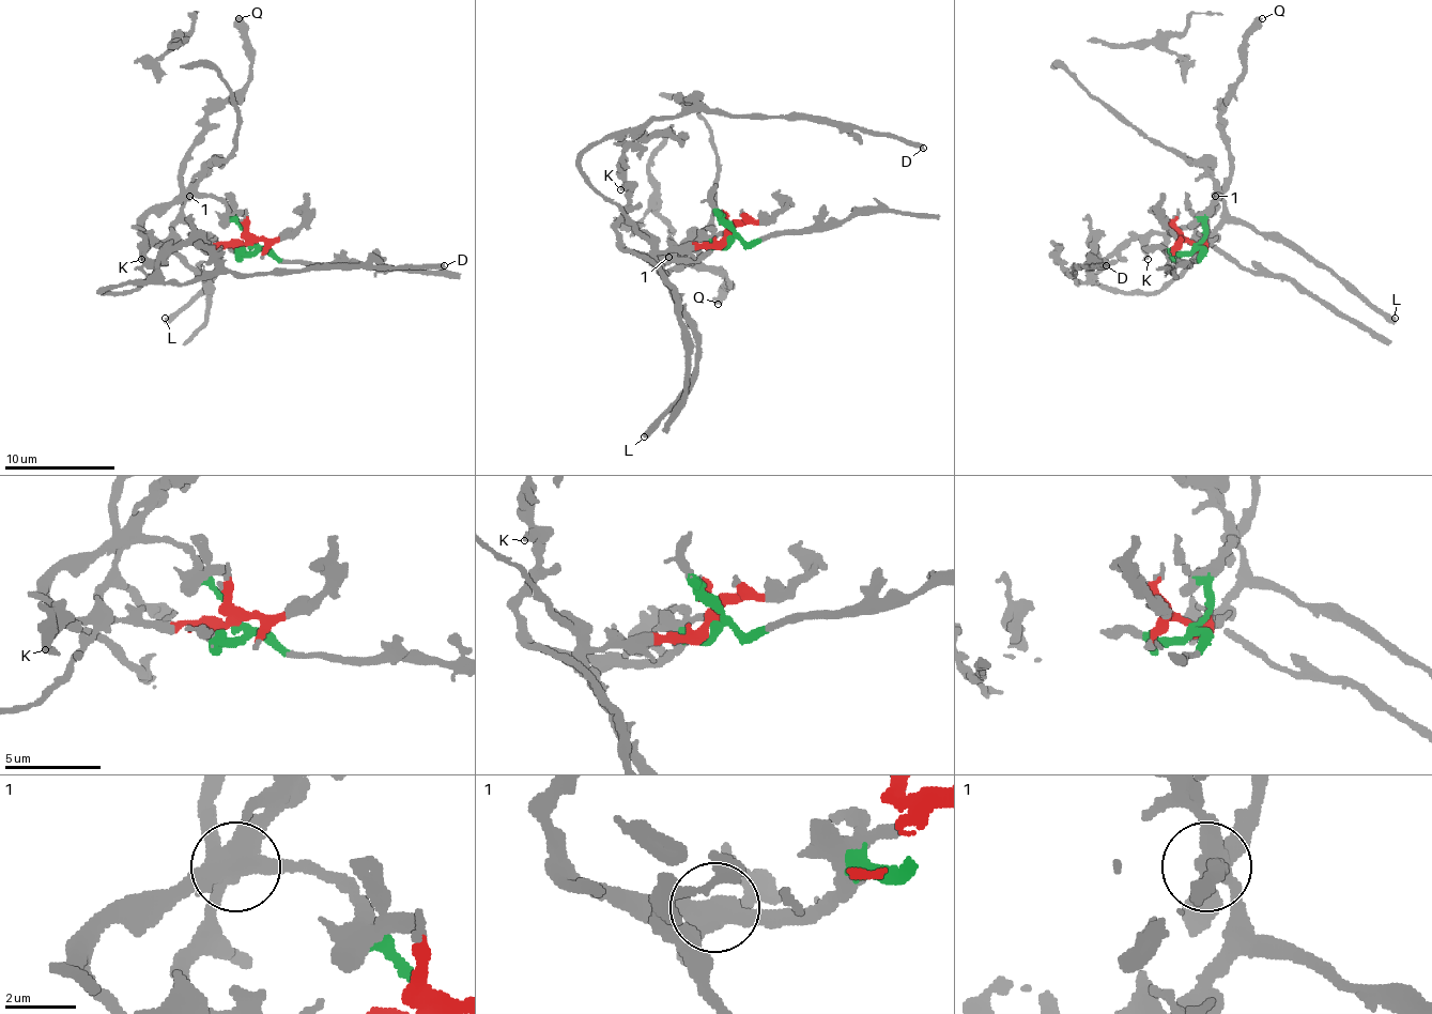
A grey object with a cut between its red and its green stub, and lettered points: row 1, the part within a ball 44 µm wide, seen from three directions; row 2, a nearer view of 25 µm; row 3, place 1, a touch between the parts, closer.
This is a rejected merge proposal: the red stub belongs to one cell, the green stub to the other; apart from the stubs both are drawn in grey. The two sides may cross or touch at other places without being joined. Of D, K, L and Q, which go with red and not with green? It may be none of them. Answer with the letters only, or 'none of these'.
D, L

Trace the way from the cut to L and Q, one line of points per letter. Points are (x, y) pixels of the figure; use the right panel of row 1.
L: (1196, 245), (1206, 243), (1220, 226), (1246, 223), (1337, 273), (1379, 309), (1396, 318)
Q: (1196, 245), (1204, 215), (1229, 182), (1232, 156), (1223, 128), (1223, 101), (1240, 76), (1243, 43), (1262, 17)

